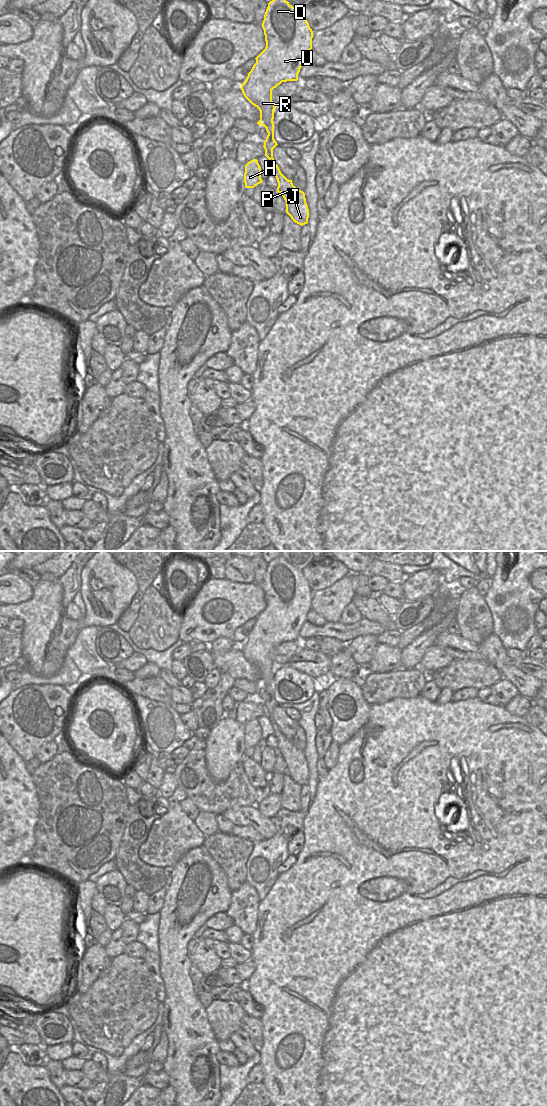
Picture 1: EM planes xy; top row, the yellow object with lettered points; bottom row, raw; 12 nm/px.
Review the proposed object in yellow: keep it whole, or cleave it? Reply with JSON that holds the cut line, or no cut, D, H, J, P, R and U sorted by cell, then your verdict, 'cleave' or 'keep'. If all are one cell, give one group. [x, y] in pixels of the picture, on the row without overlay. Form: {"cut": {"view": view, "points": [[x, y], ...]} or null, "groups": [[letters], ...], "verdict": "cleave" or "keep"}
{"cut": null, "groups": [["D", "H", "J", "P", "R", "U"]], "verdict": "keep"}

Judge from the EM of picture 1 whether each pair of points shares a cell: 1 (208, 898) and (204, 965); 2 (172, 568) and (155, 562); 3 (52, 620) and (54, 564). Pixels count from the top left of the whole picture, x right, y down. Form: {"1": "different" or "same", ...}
{"1": "different", "2": "different", "3": "different"}

